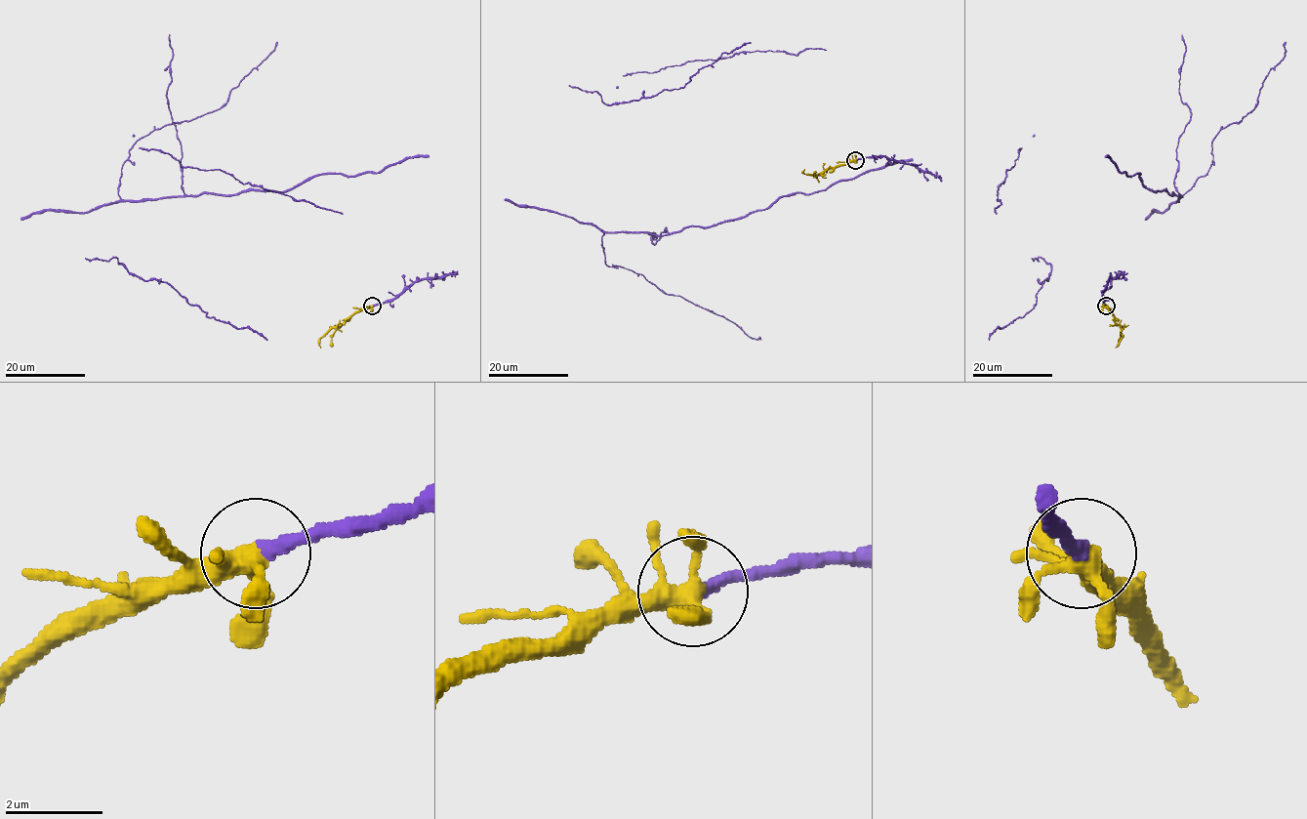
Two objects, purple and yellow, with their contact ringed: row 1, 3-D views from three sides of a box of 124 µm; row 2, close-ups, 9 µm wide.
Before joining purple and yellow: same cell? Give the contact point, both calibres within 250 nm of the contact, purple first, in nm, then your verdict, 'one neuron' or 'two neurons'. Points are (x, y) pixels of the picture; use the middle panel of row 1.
(855, 160) | 280/320 nm | one neuron

